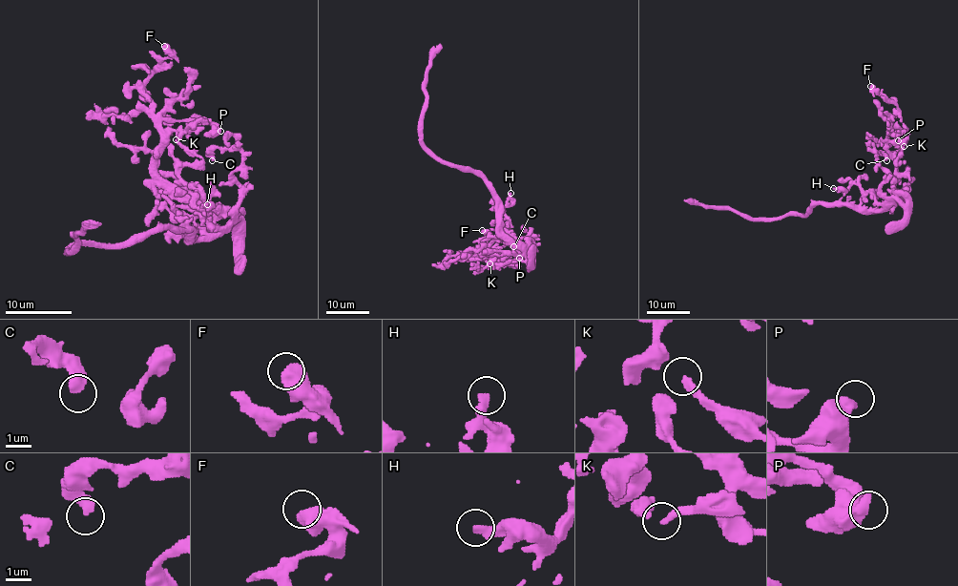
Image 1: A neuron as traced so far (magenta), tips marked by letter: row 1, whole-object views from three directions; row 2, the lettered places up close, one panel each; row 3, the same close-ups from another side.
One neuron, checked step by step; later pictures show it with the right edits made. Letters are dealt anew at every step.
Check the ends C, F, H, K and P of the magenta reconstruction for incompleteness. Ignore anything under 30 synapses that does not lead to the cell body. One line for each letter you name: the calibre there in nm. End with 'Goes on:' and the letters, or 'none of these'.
Goes on: none of these

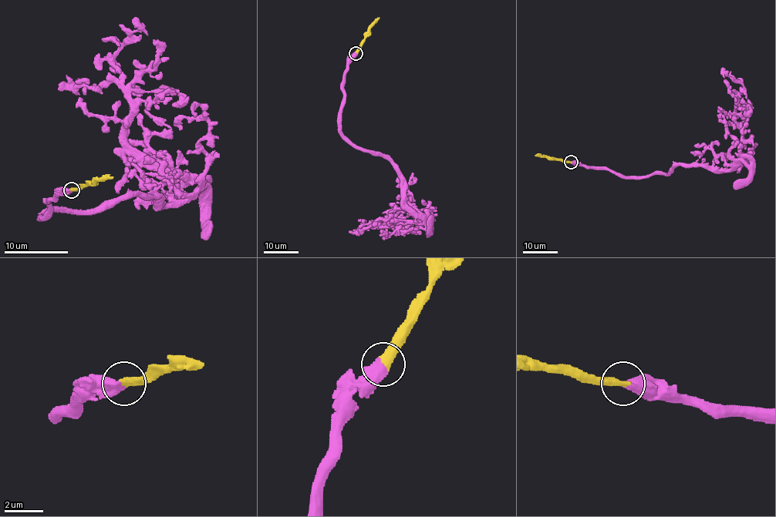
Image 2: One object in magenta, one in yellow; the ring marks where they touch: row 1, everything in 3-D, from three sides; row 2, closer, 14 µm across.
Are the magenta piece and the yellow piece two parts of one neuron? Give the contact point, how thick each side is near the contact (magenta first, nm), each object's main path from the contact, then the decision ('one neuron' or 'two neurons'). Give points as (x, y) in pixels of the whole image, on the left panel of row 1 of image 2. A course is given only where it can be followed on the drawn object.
place (71, 190); calibres 500 and 400 nm; course magenta (71, 191), (42, 216), (136, 196), (180, 203), (135, 172), (125, 141), (130, 90), (114, 64), (133, 19); course yellow (71, 191), (86, 182), (113, 178); one neuron

